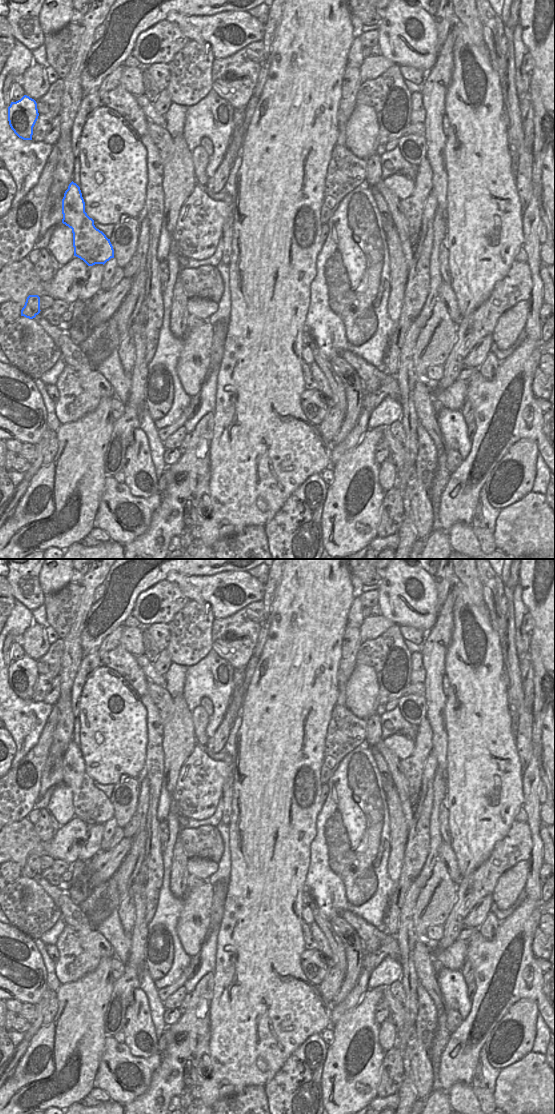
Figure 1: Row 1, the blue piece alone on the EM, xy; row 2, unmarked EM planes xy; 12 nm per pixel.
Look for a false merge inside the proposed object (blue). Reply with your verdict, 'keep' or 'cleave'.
cleave

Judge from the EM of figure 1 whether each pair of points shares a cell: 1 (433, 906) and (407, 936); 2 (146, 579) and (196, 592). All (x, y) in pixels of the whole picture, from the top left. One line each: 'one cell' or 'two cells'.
1: two cells
2: two cells

